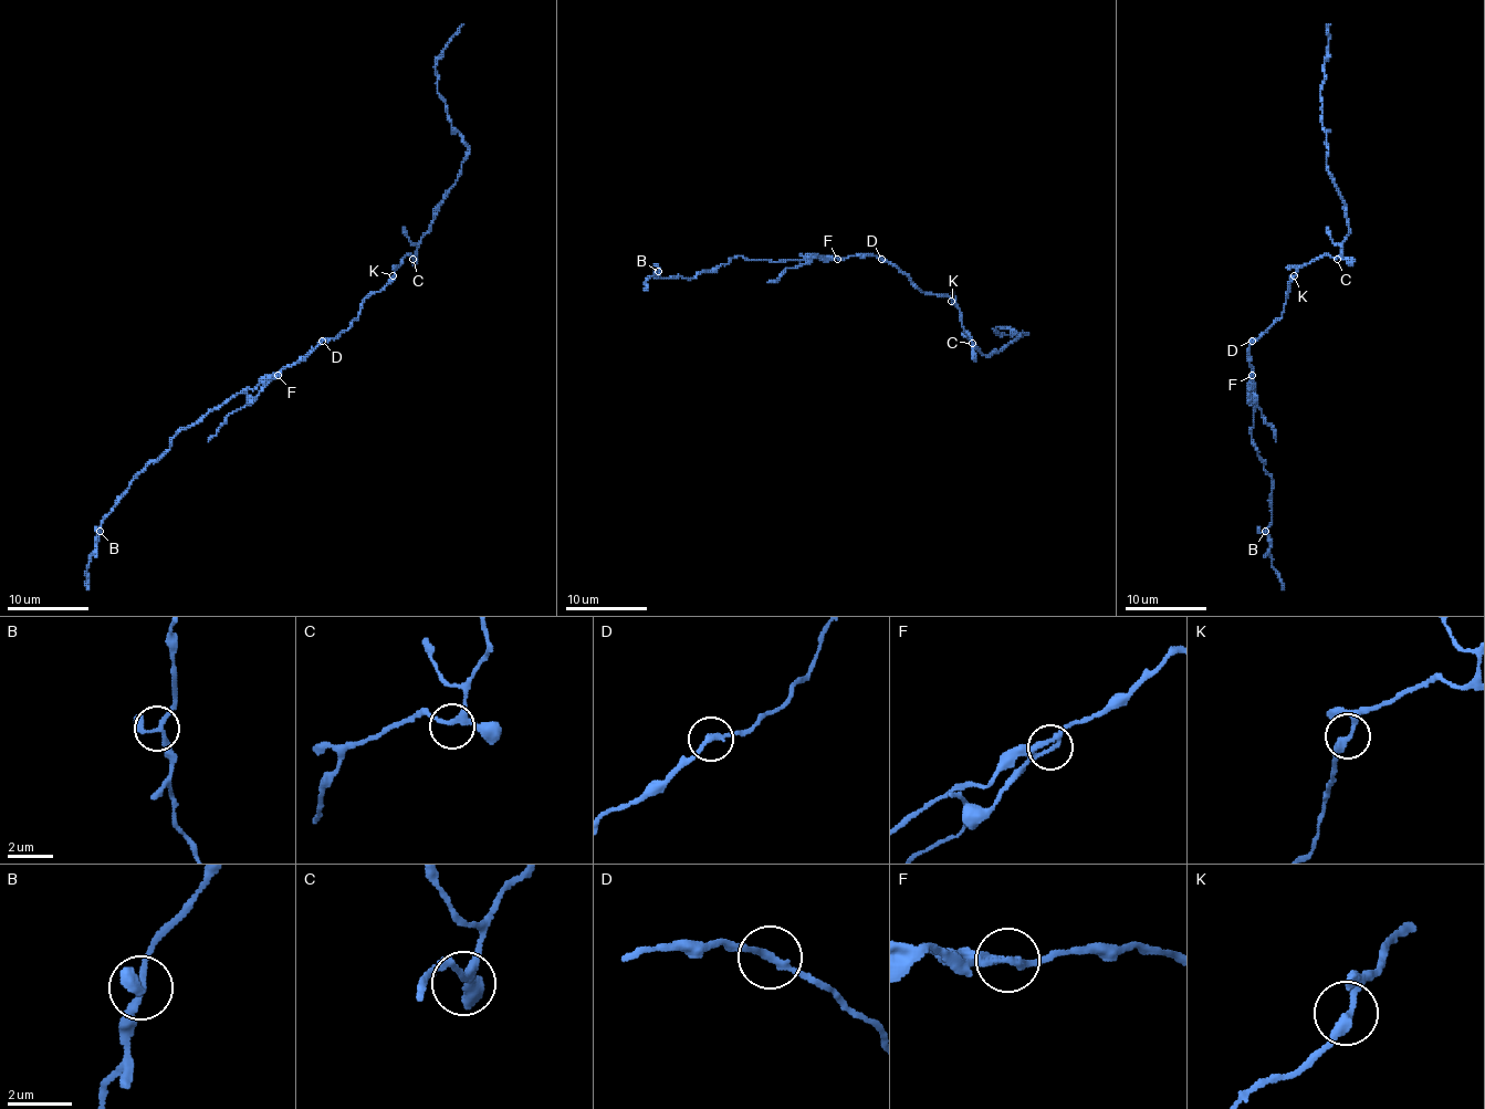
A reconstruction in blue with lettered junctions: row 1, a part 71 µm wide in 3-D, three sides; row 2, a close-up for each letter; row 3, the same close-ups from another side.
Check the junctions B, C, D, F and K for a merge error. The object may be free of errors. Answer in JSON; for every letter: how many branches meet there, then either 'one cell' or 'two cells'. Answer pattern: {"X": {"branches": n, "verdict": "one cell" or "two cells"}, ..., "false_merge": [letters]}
{"B": {"branches": 3, "verdict": "one cell"}, "C": {"branches": 3, "verdict": "one cell"}, "D": {"branches": 2, "verdict": "one cell"}, "F": {"branches": 3, "verdict": "two cells"}, "K": {"branches": 3, "verdict": "one cell"}, "false_merge": ["F"]}

